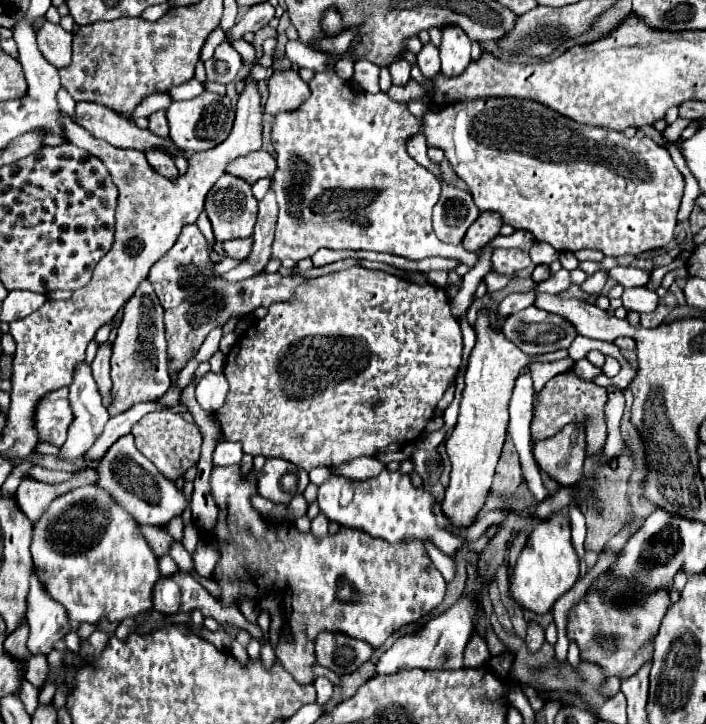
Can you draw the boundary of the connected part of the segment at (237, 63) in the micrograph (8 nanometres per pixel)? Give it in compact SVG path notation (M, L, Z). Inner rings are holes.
M221 43L213 57L209 61L205 61L205 69L207 69L207 81L219 81L223 85L233 83L237 77L237 71L241 67L241 56L231 45Z

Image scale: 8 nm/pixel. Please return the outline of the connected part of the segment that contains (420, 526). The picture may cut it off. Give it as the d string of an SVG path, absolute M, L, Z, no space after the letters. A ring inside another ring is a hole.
M387 467L379 473L379 477L373 479L365 479L365 481L355 481L353 483L353 499L351 503L341 501L343 493L343 485L345 485L345 477L329 477L321 487L319 487L319 497L317 497L317 485L309 485L303 493L303 497L313 503L317 499L321 513L329 519L339 523L341 527L349 527L349 529L359 529L369 533L371 537L379 537L387 543L405 543L405 541L421 541L427 543L431 541L441 553L445 555L453 555L455 551L467 547L469 551L482 553L489 540L495 537L497 531L495 527L490 528L477 541L467 541L463 537L457 537L453 533L449 533L447 529L439 527L435 517L433 517L433 505L435 505L435 497L425 491L423 487L415 487L409 479L409 475L403 475L401 471L391 473Z

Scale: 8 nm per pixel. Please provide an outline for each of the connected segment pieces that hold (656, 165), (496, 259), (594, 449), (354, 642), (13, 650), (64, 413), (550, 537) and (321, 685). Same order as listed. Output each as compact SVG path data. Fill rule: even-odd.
M493 97L493 99L487 99L487 101L481 101L481 99L479 101L457 101L457 103L447 105L439 113L429 111L429 113L423 115L423 133L427 137L427 145L439 147L439 149L445 151L445 157L453 165L453 171L467 183L467 187L473 195L473 201L475 201L475 205L479 207L481 213L485 213L485 211L499 213L503 223L507 223L515 229L531 231L537 241L549 243L555 251L597 249L603 255L613 255L613 257L617 257L617 255L639 255L643 251L665 247L673 237L673 229L677 225L677 211L679 211L679 205L681 205L685 181L683 181L683 175L673 165L673 159L671 159L669 151L665 147L659 147L649 137L627 139L621 131L609 131L609 129L603 129L603 127L581 125L577 121L571 121L569 117L563 117L563 115L555 113L553 109L547 109L545 105L539 105L537 101L527 101L527 99L519 101L517 97Z
M495 249L491 255L493 271L499 275L511 275L531 265L529 253L521 249Z
M573 369L555 375L547 381L547 385L537 393L537 403L531 421L531 439L547 439L553 431L561 431L567 423L583 423L585 425L585 451L587 455L597 455L607 439L607 425L605 425L605 403L607 403L607 389L599 387L591 381L577 377Z
M321 633L315 643L317 663L335 671L337 675L347 675L357 671L373 655L373 647L361 639L351 639L341 633Z
M23 623L15 633L11 633L5 639L5 651L11 653L11 657L15 657L15 661L19 663L27 663L31 659L31 653L27 649L27 635L29 635L29 625Z
M67 389L51 391L39 399L35 407L35 429L37 429L37 443L51 443L61 447L67 439L67 429L71 425L71 405L67 397Z
M555 513L551 519L535 525L527 545L523 547L511 575L509 597L523 609L543 615L551 611L553 603L565 595L579 579L579 557L571 545L571 527L565 513Z
M317 677L315 689L317 689L317 703L319 705L325 705L333 695L333 683L329 679L325 679L325 677Z

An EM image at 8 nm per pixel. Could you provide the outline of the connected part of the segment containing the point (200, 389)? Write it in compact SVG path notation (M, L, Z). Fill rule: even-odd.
M207 373L199 385L195 387L195 397L197 403L207 411L207 413L215 413L217 409L221 409L225 395L227 395L227 379L225 375L215 375L215 373Z

